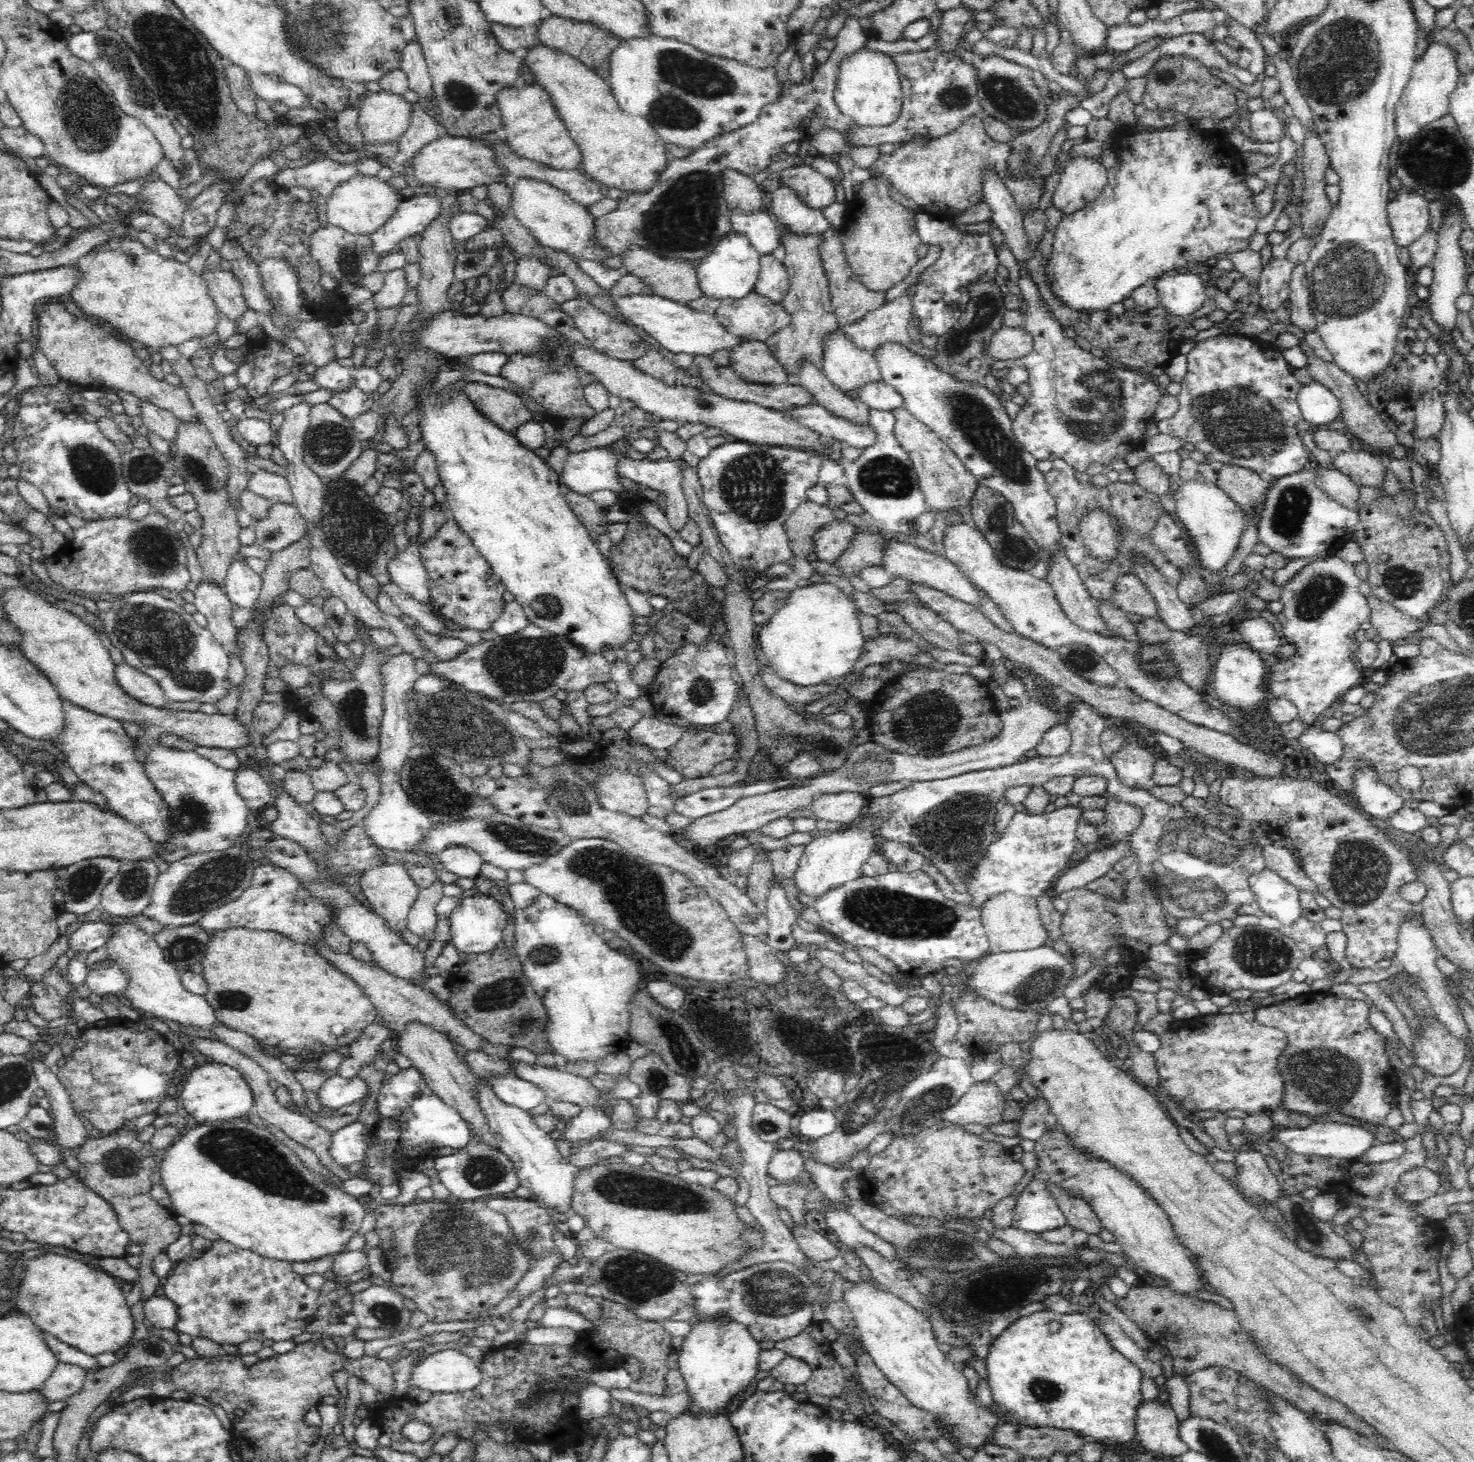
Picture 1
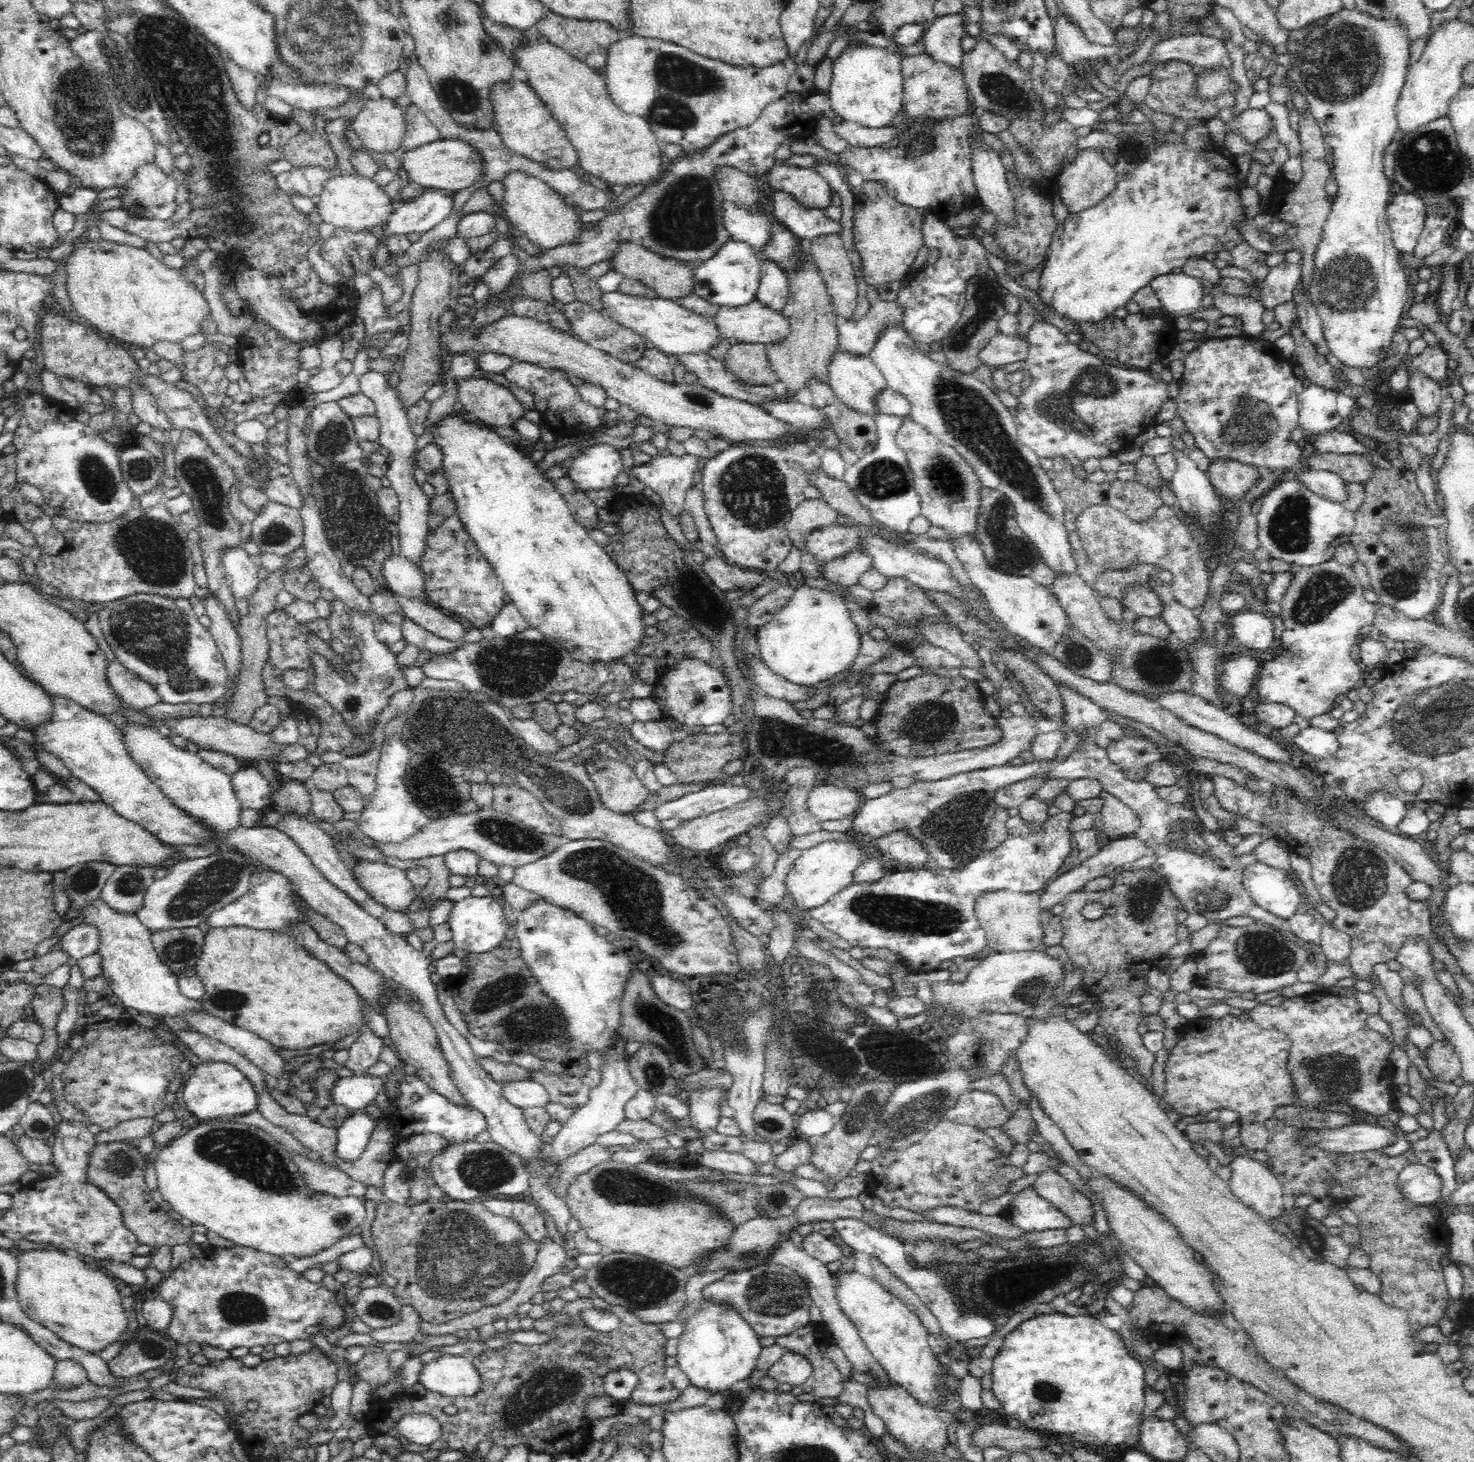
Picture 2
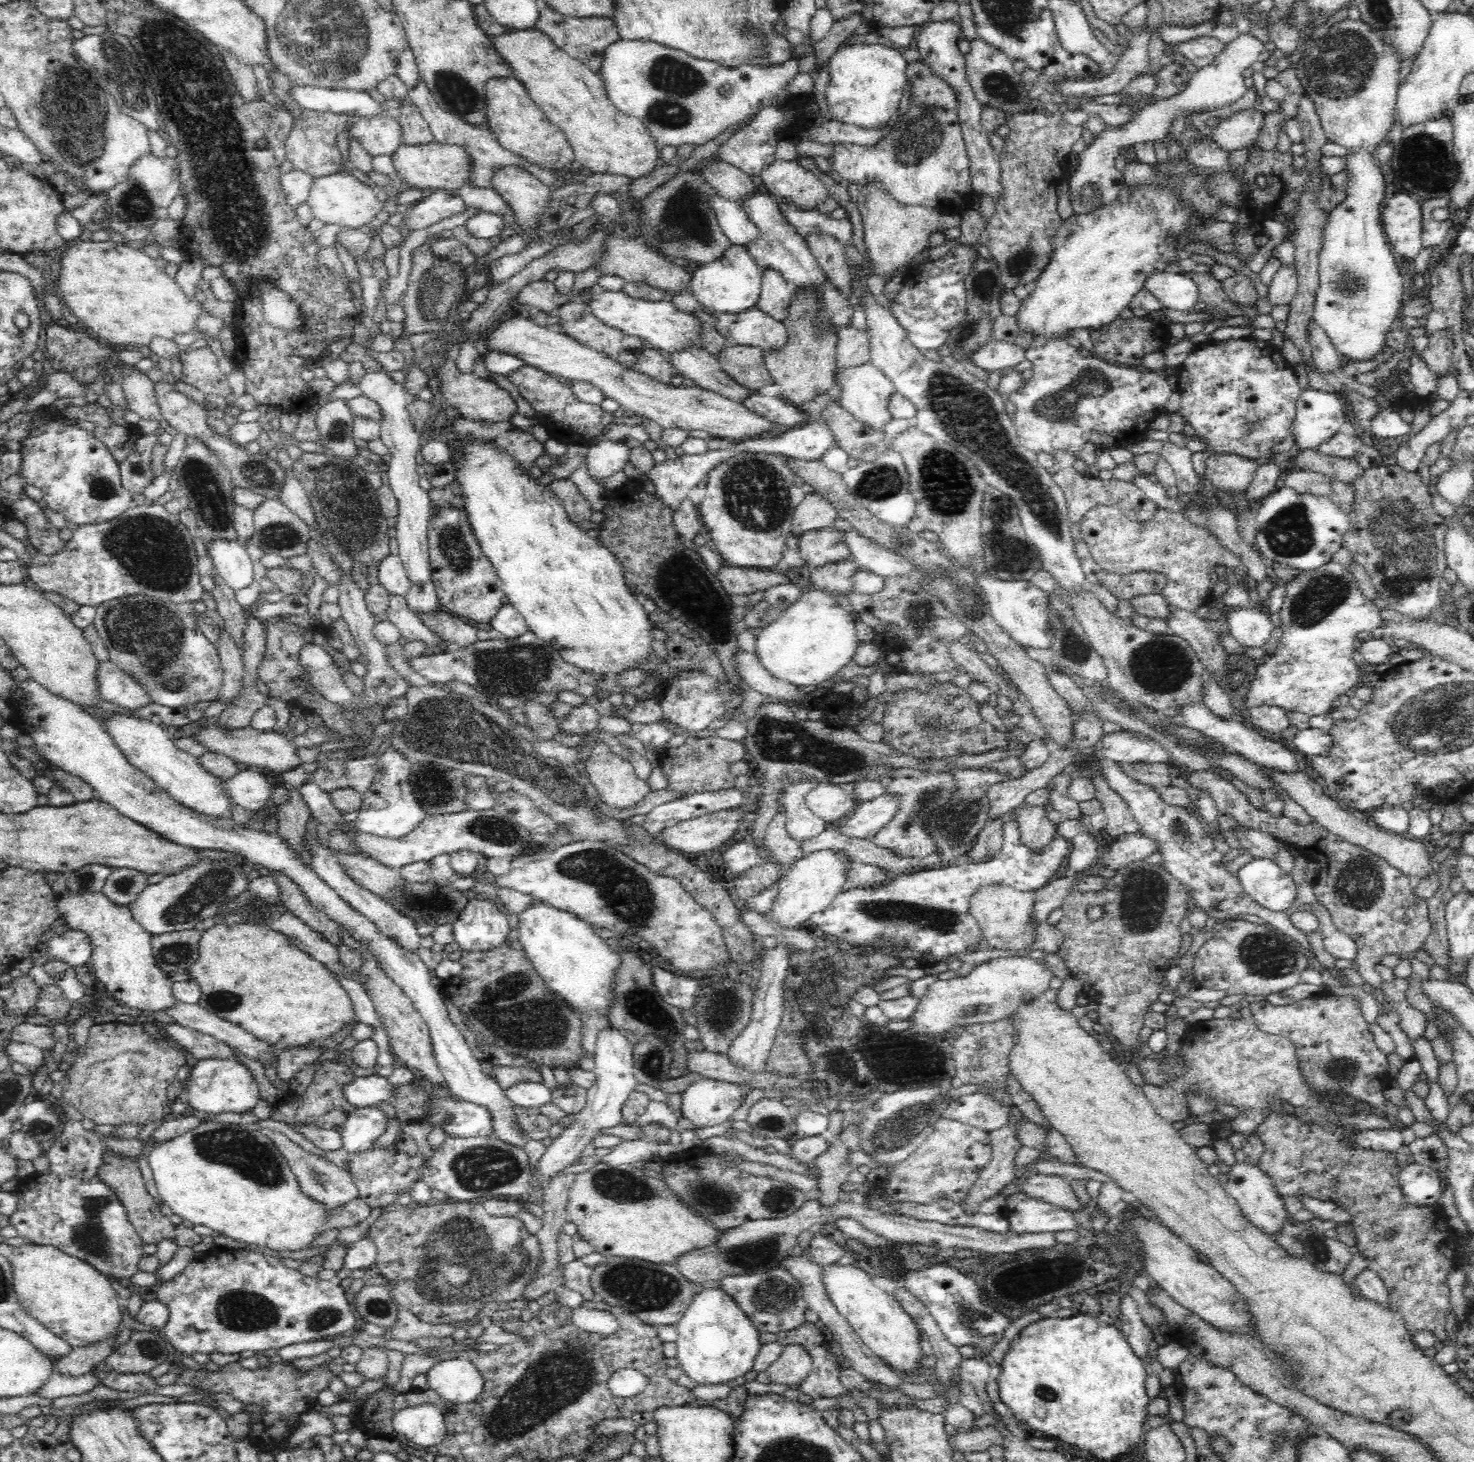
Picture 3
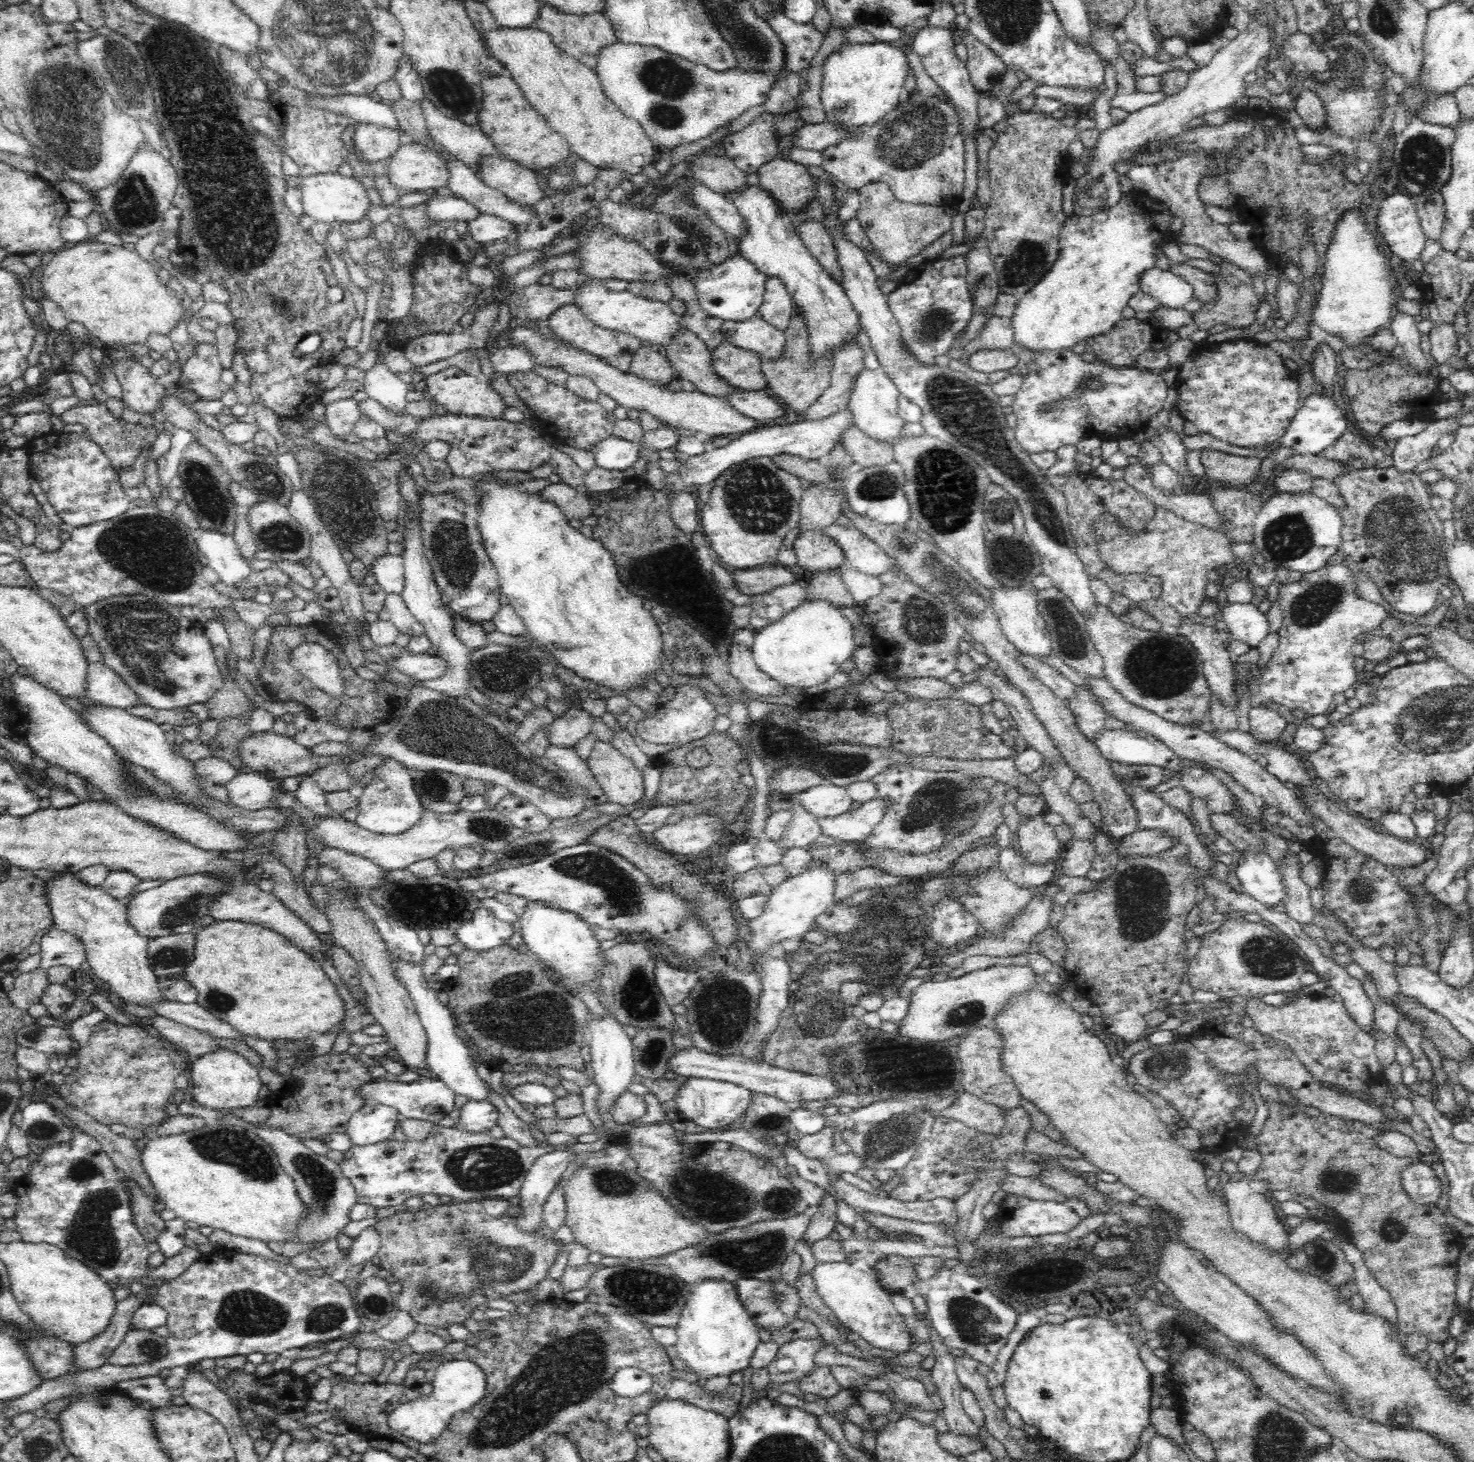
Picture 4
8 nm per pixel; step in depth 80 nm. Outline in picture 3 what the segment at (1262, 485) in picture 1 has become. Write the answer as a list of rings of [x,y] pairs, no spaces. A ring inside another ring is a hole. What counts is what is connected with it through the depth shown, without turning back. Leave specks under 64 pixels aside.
[[[1211,454],[1206,465],[1205,478],[1223,495],[1245,491],[1259,467],[1254,460],[1230,454]]]

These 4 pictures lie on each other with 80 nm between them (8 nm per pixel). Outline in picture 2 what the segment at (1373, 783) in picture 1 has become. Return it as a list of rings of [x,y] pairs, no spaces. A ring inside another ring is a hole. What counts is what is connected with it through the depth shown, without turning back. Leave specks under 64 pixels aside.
[[[1376,792],[1370,793],[1361,806],[1372,823],[1377,823],[1388,832],[1400,834],[1397,826],[1408,809],[1404,801],[1390,793]]]

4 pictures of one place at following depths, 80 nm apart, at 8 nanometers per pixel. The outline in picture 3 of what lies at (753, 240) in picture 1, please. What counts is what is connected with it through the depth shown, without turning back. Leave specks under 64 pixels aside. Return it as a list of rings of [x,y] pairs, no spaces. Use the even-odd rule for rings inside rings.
[[[718,194],[710,197],[708,203],[732,245],[743,245],[757,237],[757,228],[747,220],[746,213],[742,212],[739,203]]]

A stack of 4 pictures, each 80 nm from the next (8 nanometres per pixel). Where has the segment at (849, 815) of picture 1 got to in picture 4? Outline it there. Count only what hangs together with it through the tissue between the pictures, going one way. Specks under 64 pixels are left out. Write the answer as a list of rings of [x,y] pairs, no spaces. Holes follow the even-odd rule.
[[[830,782],[813,786],[798,793],[800,805],[814,817],[832,818],[852,810],[853,800],[846,793],[846,787]]]

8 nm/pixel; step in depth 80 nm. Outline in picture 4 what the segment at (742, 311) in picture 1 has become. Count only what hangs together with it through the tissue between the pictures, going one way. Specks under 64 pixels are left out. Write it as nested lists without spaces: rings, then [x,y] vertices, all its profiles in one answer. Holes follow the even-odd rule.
[[[760,314],[748,321],[723,321],[721,331],[726,341],[755,352],[761,360],[776,361],[784,352],[785,332],[768,324]]]

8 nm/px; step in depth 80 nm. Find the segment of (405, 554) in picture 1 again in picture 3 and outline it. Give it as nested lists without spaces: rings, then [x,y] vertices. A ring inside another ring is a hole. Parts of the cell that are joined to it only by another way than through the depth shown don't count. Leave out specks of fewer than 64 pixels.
[[[388,555],[378,564],[379,582],[392,595],[406,596],[412,581],[399,555]]]

